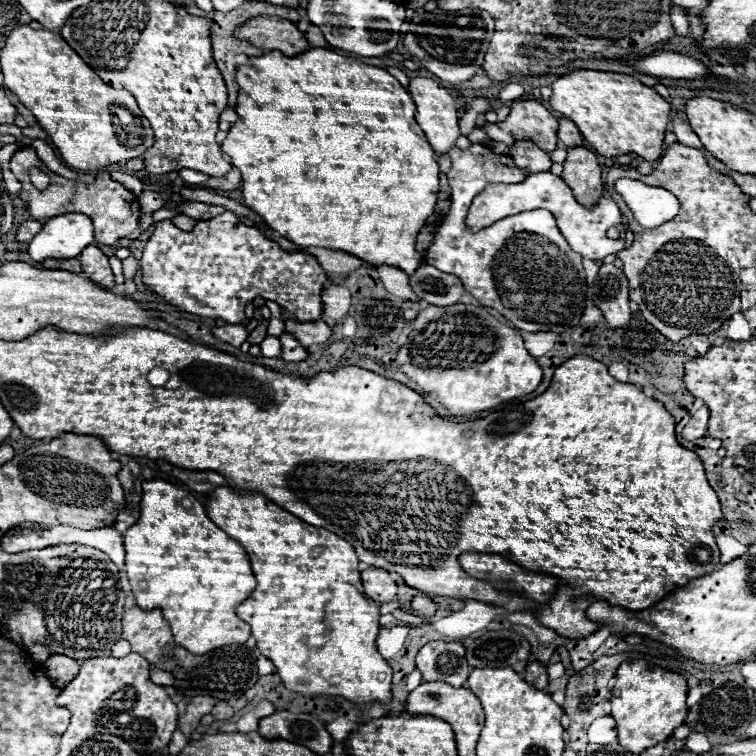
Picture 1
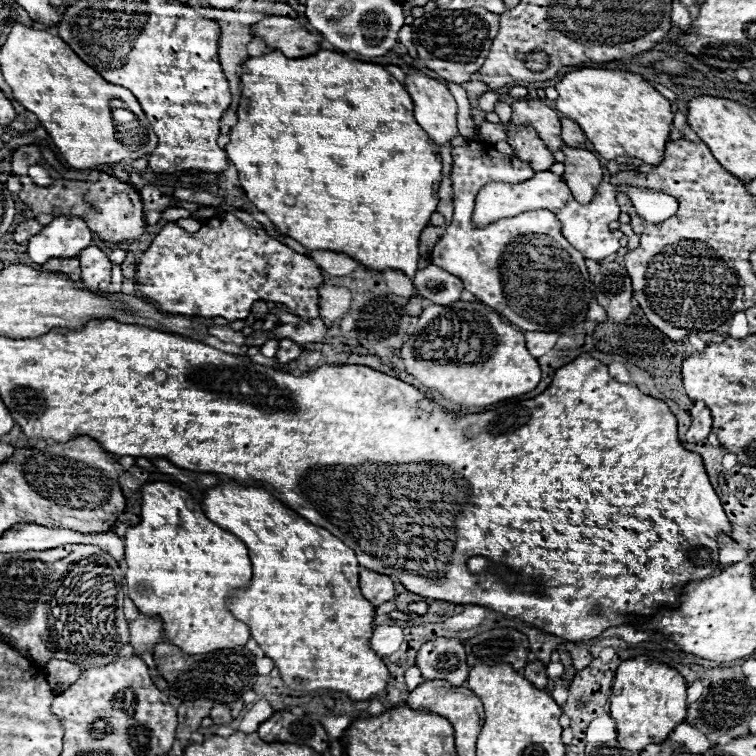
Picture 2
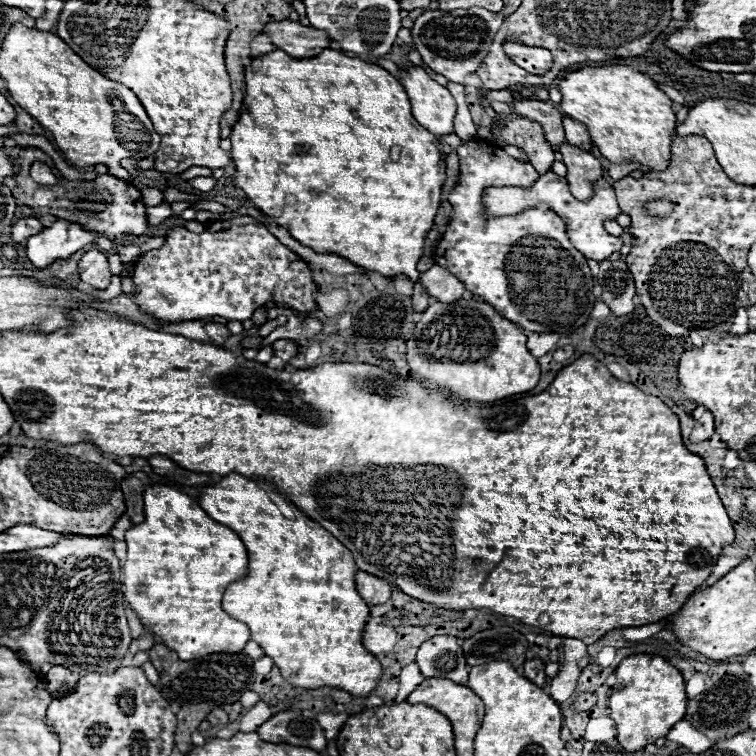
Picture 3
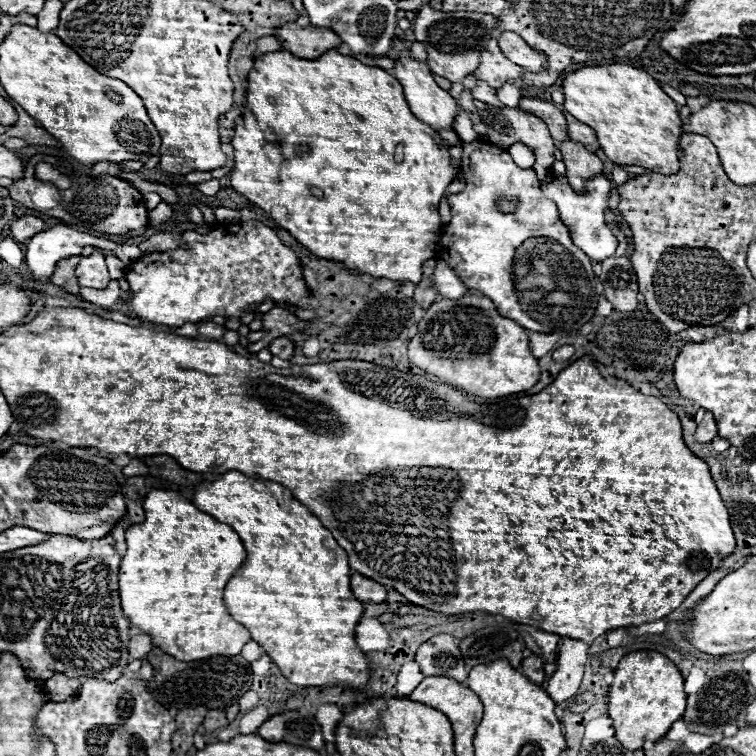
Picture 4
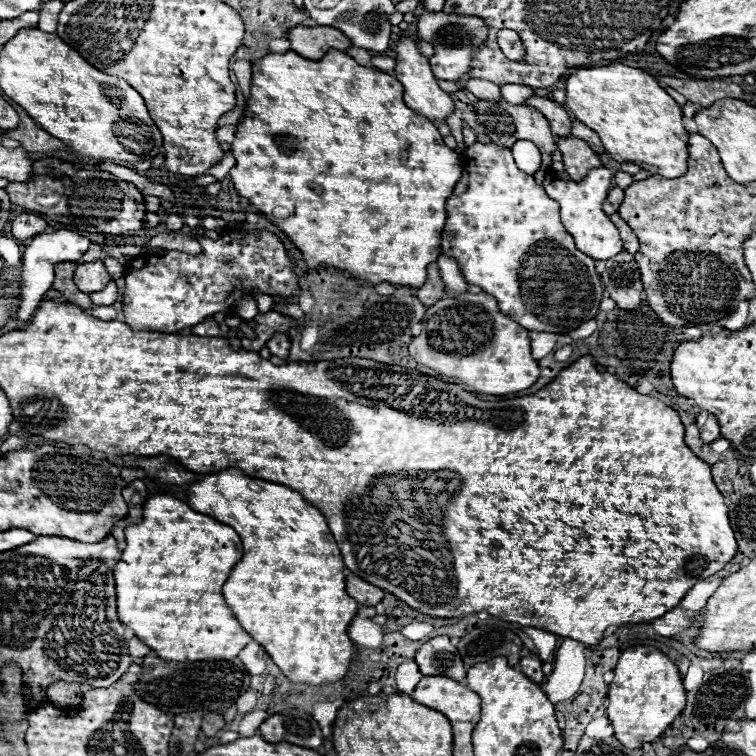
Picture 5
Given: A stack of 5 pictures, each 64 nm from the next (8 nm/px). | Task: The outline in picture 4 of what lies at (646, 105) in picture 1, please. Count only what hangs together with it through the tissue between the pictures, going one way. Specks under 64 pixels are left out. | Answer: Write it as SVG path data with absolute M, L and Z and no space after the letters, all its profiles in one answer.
M608 64L608 66L586 66L564 78L564 108L576 120L594 128L600 148L614 164L642 166L658 174L674 174L680 170L678 150L682 136L682 120L676 108L676 102L658 86L658 82L644 70L626 66L626 64Z

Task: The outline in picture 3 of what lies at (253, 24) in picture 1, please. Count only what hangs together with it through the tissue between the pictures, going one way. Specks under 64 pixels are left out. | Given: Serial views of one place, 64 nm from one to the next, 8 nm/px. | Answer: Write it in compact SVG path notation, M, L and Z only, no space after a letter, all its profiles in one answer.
M312 28L310 36L286 36L282 32L268 32L268 30L264 34L268 34L272 38L276 48L284 50L292 58L312 58L312 56L318 56L332 42L328 32L322 32L322 30L316 30L316 28Z

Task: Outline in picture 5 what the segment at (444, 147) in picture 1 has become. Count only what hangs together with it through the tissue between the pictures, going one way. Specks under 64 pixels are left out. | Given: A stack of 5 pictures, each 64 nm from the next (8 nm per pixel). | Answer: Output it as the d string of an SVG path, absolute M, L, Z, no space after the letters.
M402 36L398 40L398 44L394 48L396 50L396 78L402 82L404 100L414 112L418 112L430 120L446 120L446 116L454 112L454 104L450 100L450 94L438 86L438 82L430 70L430 62L426 56L422 56L418 42L420 42L418 36Z

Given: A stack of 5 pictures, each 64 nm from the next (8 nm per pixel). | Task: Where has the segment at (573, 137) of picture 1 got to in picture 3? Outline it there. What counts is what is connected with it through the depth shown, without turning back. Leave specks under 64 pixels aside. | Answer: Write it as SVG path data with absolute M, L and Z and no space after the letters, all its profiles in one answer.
M564 116L564 130L566 130L566 142L580 146L582 150L590 150L592 148L592 138L588 134L588 128L584 124L578 124L576 120Z

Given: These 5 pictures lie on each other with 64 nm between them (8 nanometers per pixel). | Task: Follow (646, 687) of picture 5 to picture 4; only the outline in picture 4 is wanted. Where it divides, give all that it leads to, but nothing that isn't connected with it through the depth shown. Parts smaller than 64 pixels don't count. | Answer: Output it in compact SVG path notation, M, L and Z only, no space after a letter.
M638 650L620 660L608 694L608 716L614 720L616 738L626 750L638 750L646 740L660 740L684 714L684 708L684 678L664 654L654 650Z

